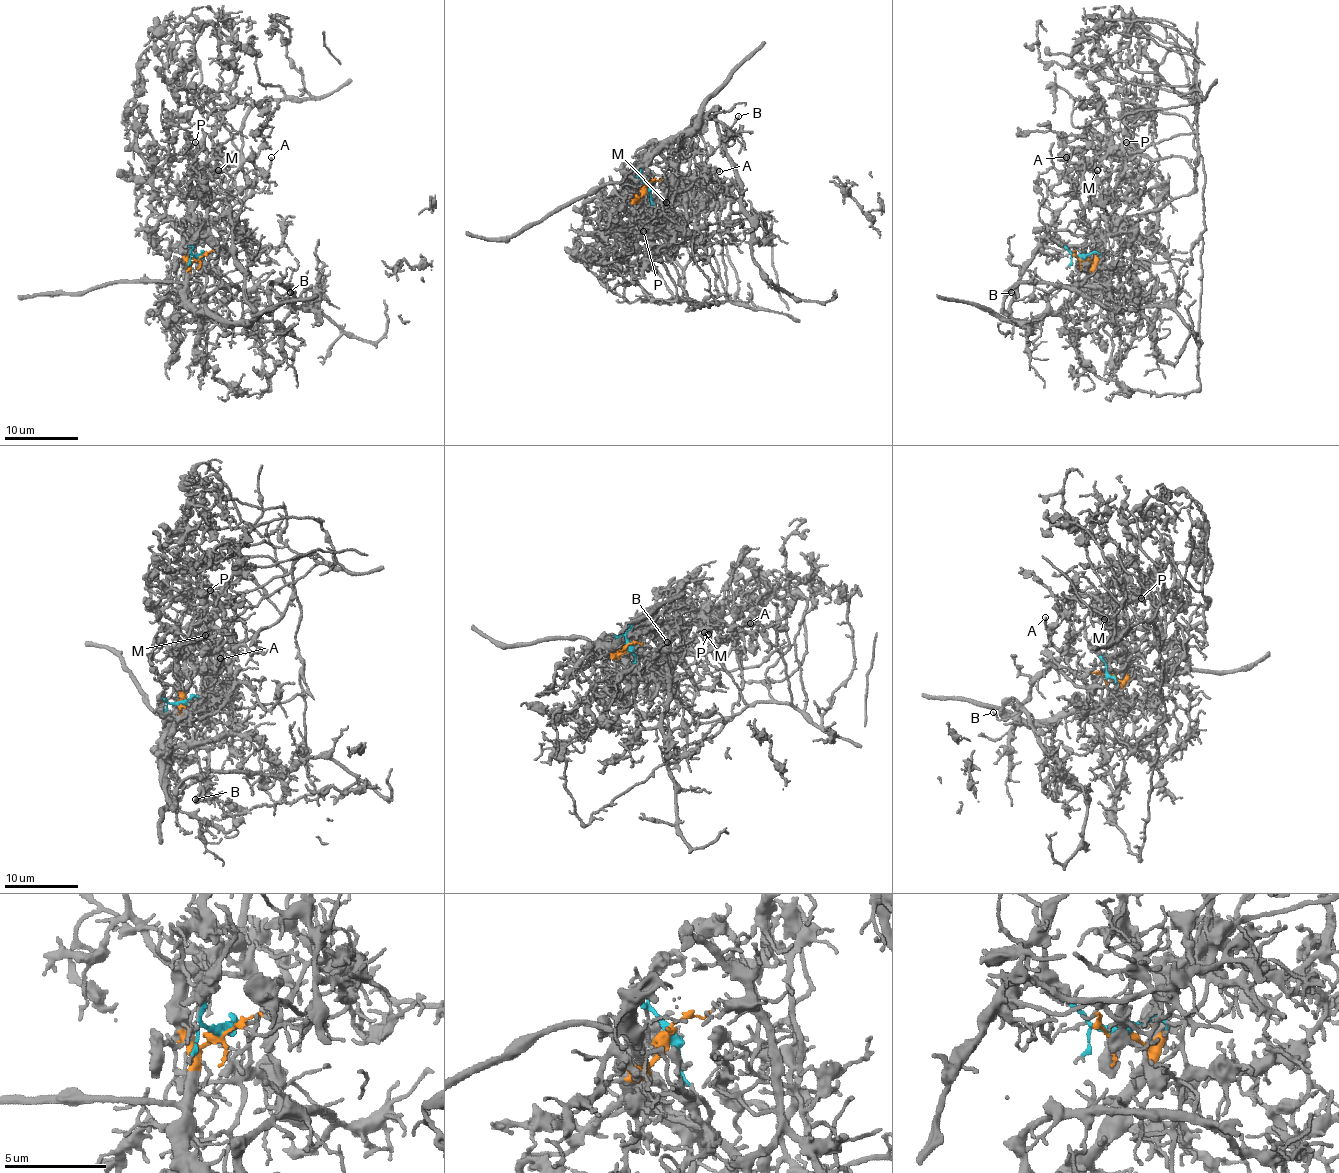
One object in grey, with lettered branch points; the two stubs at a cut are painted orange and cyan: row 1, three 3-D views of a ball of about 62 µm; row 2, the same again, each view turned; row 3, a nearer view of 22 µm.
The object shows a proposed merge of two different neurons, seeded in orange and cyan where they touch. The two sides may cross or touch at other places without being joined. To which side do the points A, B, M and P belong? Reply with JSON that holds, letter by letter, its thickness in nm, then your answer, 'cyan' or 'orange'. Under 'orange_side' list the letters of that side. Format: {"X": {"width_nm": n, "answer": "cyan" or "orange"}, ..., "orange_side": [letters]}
{"A": {"width_nm": 140, "answer": "cyan"}, "B": {"width_nm": 150, "answer": "orange"}, "M": {"width_nm": 100, "answer": "cyan"}, "P": {"width_nm": 100, "answer": "cyan"}, "orange_side": ["B"]}

